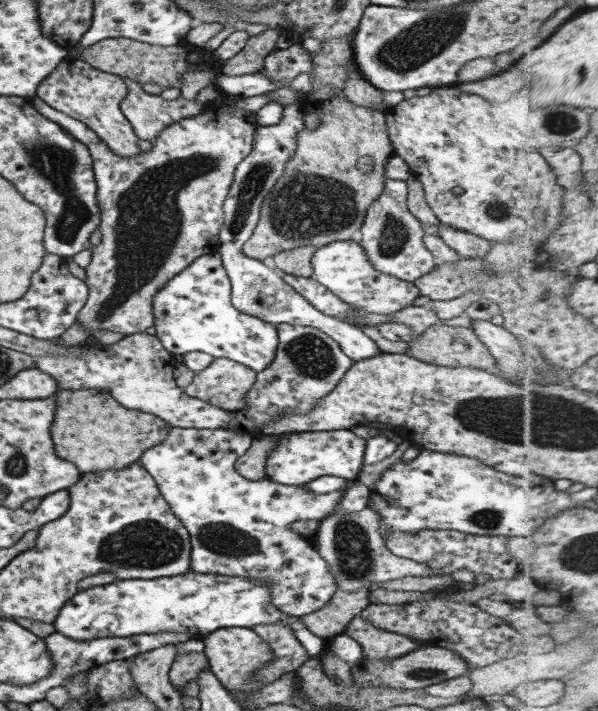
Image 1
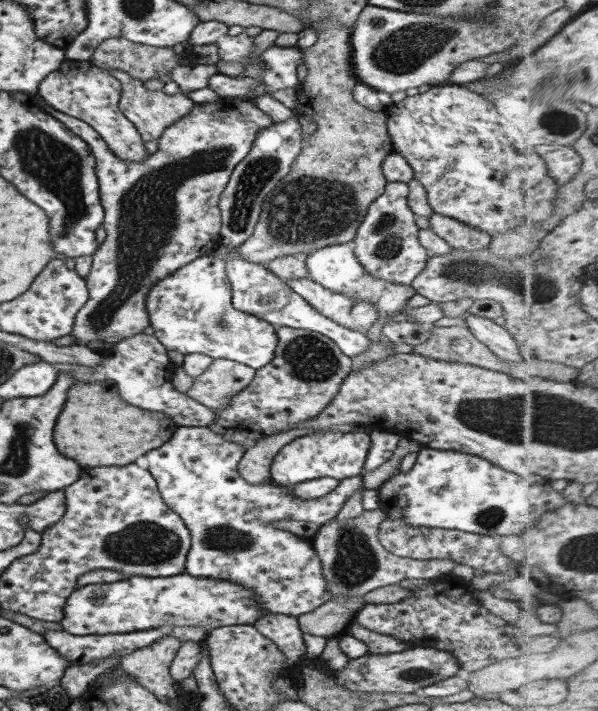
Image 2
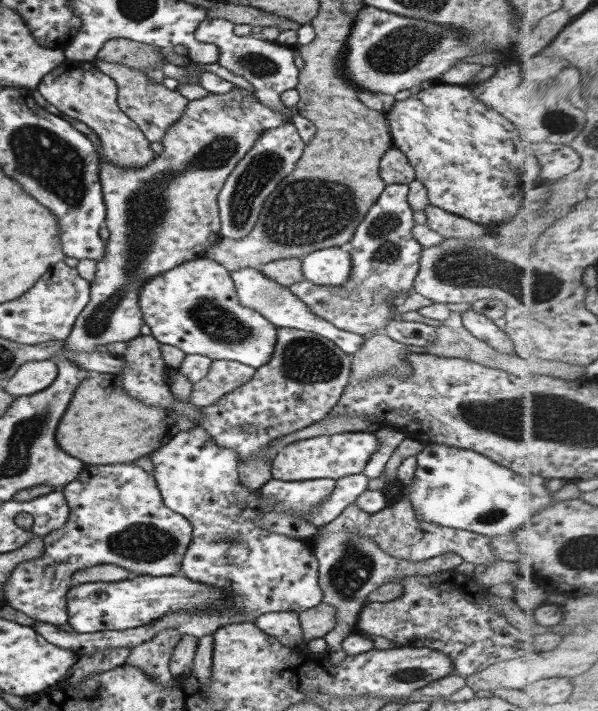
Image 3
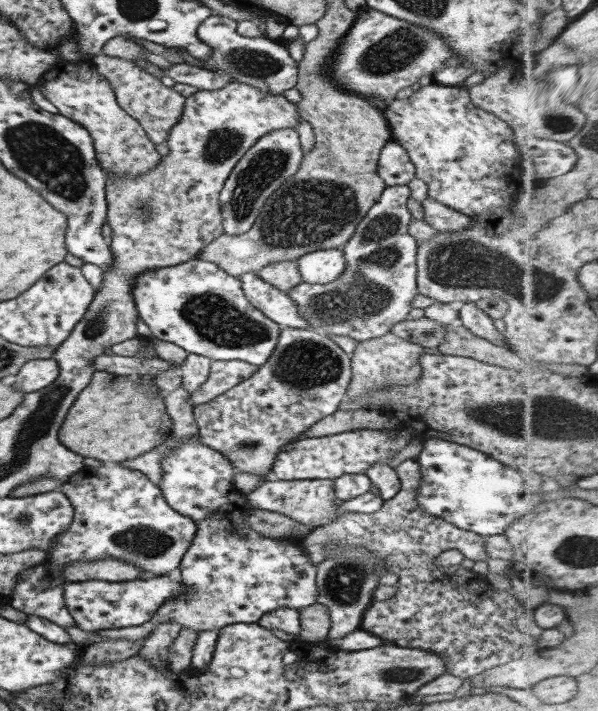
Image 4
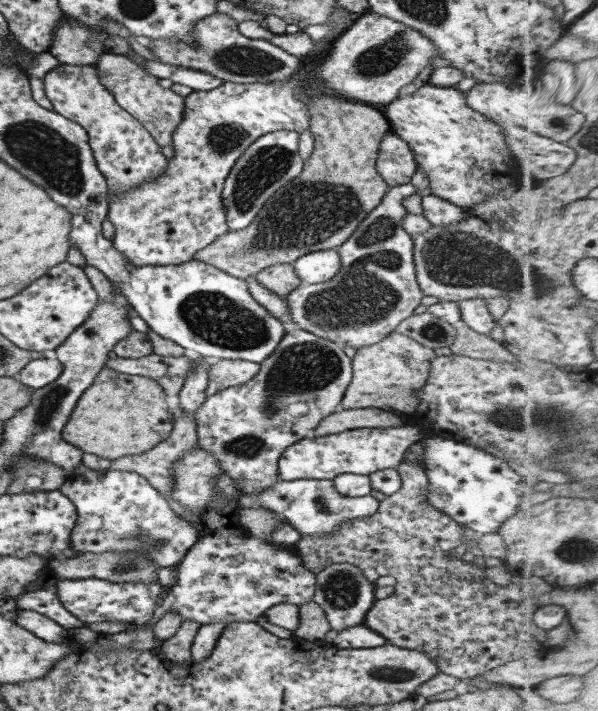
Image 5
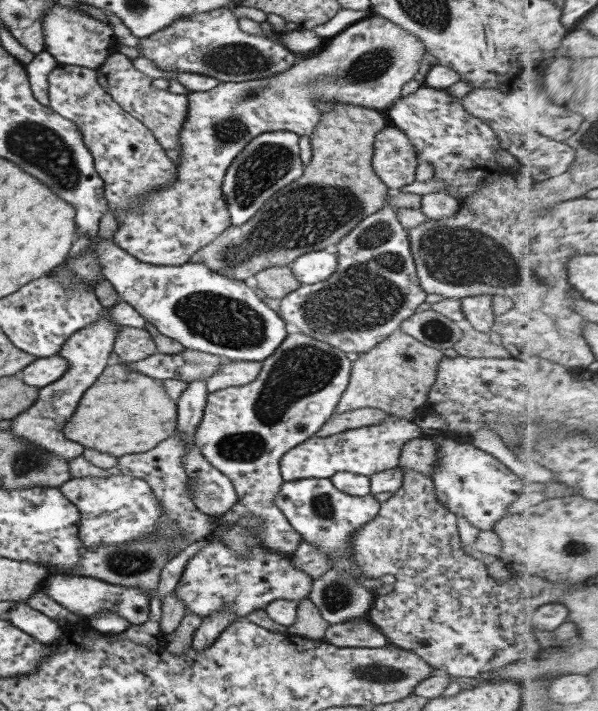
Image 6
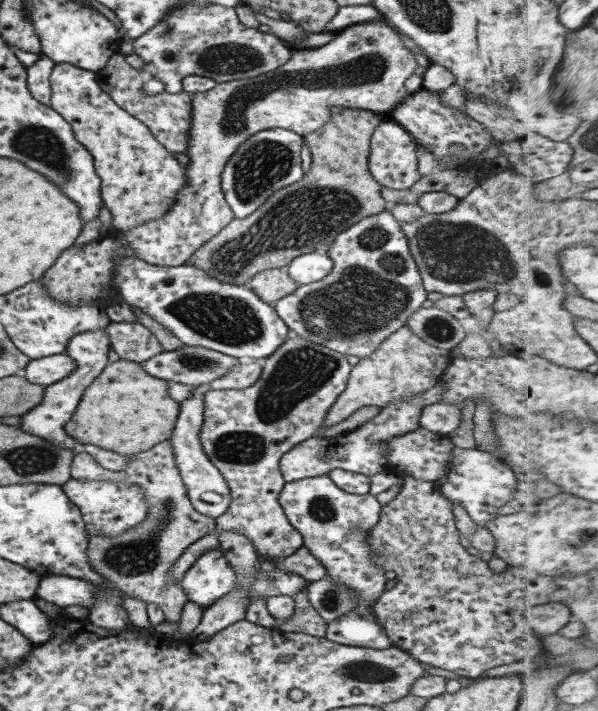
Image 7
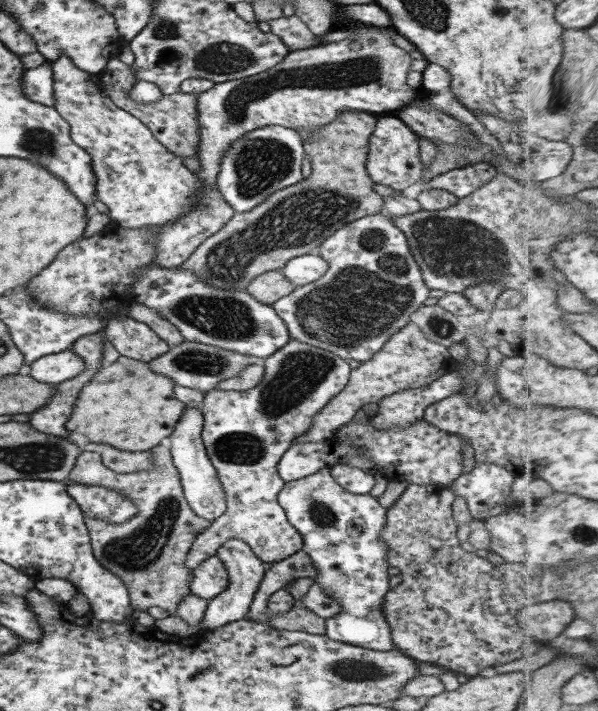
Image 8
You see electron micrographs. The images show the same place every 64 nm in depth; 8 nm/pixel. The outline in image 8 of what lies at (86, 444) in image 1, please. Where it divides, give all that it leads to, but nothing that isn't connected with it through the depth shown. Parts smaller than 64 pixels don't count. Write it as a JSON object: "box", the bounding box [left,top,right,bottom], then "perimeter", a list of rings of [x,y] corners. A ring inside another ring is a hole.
{"box":[66,355,186,451],"perimeter":[[[120,355],[110,366],[96,372],[90,382],[80,390],[66,428],[70,432],[84,434],[90,442],[96,444],[112,444],[114,448],[124,451],[150,451],[156,445],[167,442],[186,409],[185,404],[174,397],[174,385],[175,382],[168,376],[152,372],[148,363]]]}

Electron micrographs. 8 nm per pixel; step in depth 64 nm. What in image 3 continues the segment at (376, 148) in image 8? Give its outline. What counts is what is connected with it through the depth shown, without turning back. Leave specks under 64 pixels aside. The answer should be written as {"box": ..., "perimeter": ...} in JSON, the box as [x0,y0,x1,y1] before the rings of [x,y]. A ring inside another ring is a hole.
{"box":[380,146,415,184],"perimeter":[[[392,146],[380,160],[380,177],[389,184],[409,184],[415,179],[415,170],[401,150]]]}

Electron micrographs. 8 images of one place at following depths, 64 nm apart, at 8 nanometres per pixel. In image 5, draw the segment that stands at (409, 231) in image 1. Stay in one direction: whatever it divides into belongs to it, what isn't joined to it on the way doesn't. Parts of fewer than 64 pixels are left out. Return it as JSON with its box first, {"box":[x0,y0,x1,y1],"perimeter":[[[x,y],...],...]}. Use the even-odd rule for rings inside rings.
{"box":[286,182,424,350],"perimeter":[[[411,182],[398,187],[389,188],[378,204],[378,207],[370,212],[356,231],[352,233],[344,244],[337,250],[341,259],[340,272],[328,280],[317,284],[302,283],[287,294],[286,303],[292,321],[301,330],[331,340],[344,347],[352,347],[356,350],[360,347],[376,344],[384,337],[395,332],[395,329],[420,305],[424,292],[420,290],[417,282],[415,263],[413,260],[413,237],[402,227],[404,216],[403,199],[417,192]]]}

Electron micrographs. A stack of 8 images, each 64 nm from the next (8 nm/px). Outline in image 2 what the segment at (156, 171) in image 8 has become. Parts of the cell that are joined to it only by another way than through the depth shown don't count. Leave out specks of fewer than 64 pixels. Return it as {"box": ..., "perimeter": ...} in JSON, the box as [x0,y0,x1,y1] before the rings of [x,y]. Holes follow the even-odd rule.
{"box":[37,60,150,162],"perimeter":[[[64,60],[58,69],[45,76],[38,87],[37,95],[50,107],[88,123],[116,157],[138,162],[150,155],[135,124],[119,108],[122,96],[120,81],[112,73],[98,68],[89,60]]]}

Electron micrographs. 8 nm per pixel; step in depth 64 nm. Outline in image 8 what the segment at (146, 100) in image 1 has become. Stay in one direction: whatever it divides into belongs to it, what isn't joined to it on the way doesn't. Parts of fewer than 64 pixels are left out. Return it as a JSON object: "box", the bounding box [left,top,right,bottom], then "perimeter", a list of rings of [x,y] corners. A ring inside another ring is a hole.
{"box":[99,56,200,157],"perimeter":[[[118,56],[112,57],[99,73],[100,84],[104,86],[105,94],[112,99],[114,104],[123,108],[126,112],[133,114],[139,118],[170,152],[179,157],[195,157],[198,156],[198,143],[200,143],[200,126],[198,126],[198,96],[192,93],[174,93],[171,95],[162,95],[160,99],[154,103],[136,103],[134,99],[130,99],[128,92],[132,90],[132,86],[139,81],[134,75],[134,71],[130,66],[118,59]]]}

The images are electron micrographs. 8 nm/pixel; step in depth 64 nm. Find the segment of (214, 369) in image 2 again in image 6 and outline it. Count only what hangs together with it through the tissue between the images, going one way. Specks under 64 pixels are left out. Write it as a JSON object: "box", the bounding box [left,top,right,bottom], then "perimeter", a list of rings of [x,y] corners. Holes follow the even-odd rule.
{"box":[206,361,262,392],"perimeter":[[[228,361],[218,367],[218,371],[206,380],[207,392],[214,392],[226,387],[246,385],[258,376],[262,361]]]}

